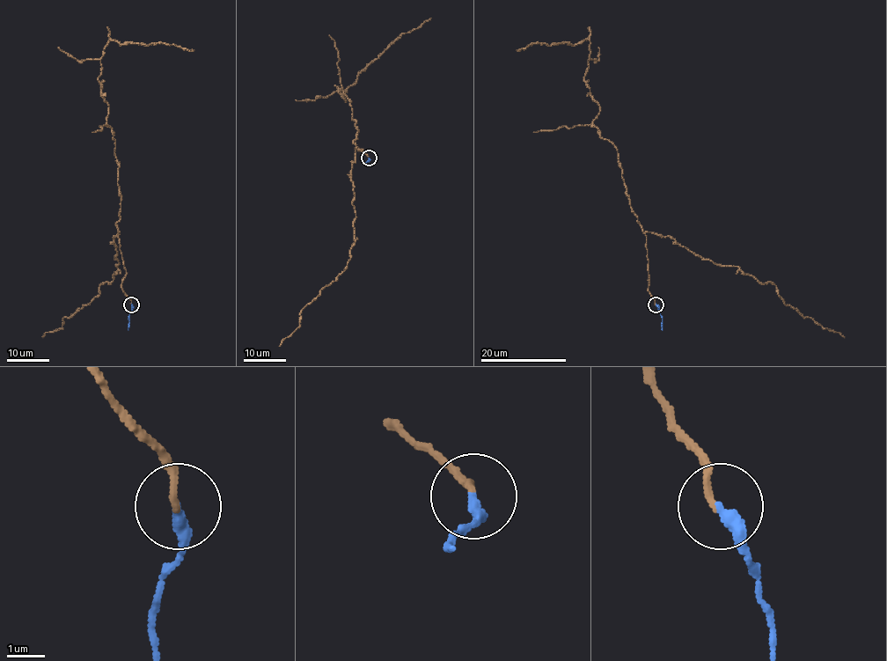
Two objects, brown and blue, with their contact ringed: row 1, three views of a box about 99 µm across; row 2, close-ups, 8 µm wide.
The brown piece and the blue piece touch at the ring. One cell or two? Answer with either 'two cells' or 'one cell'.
one cell

